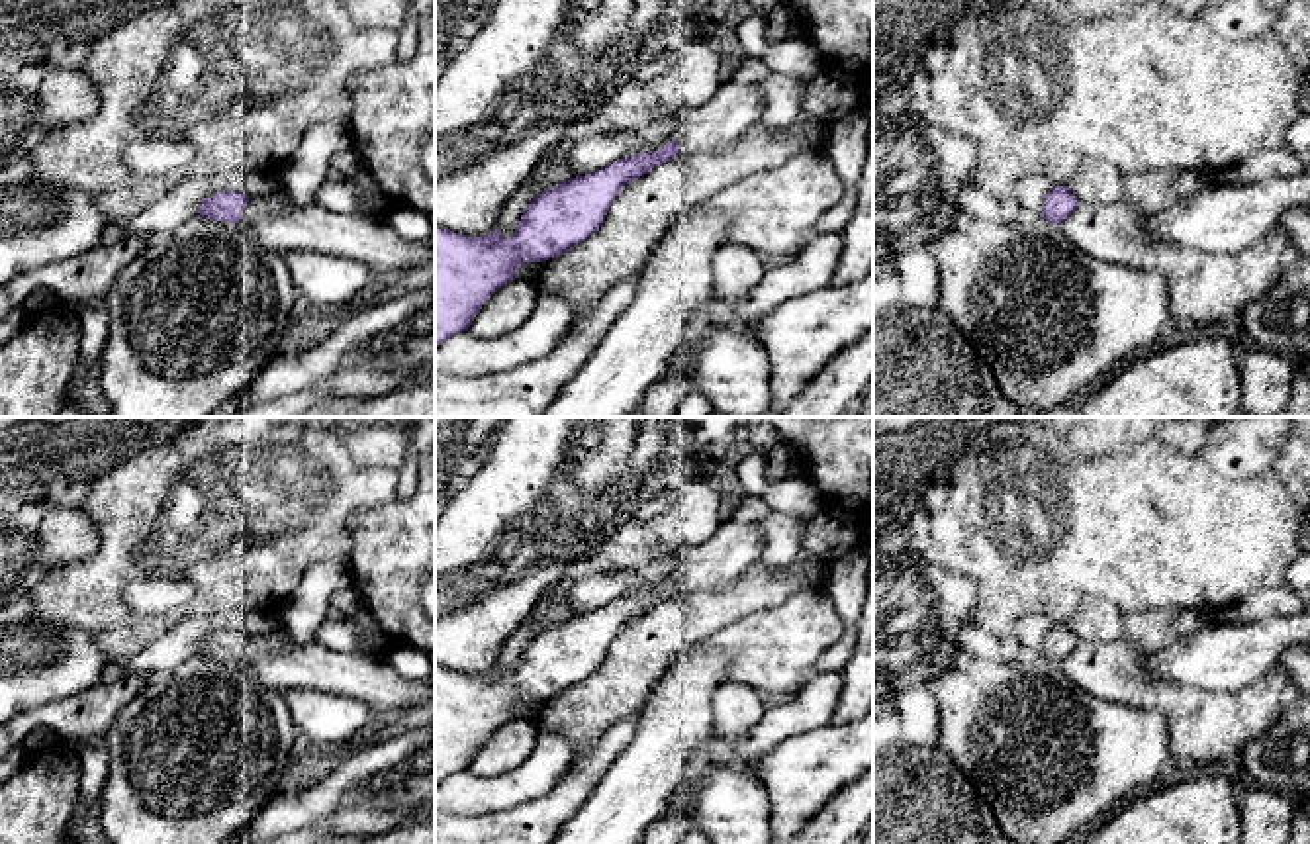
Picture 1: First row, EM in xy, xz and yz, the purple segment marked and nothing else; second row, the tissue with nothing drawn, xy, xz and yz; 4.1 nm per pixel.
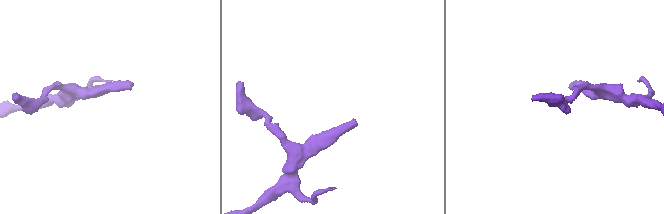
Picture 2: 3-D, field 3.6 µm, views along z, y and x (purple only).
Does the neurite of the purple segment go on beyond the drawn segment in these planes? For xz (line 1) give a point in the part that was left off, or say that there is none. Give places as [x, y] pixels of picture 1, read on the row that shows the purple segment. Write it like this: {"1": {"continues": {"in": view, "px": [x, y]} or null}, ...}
{"1": {"continues": {"in": "xz", "px": [737, 106]}}}

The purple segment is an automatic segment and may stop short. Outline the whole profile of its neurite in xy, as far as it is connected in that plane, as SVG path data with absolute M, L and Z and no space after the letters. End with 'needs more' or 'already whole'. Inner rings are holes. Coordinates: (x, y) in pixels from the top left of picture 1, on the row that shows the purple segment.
M215 192L202 200L198 219L213 219L225 223L253 223L276 217L290 204L282 196L249 198L243 192Z; needs more

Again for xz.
M746 55L732 78L678 125L666 147L546 188L525 208L509 239L497 225L484 237L435 227L435 347L468 331L482 305L517 280L525 262L546 262L593 235L627 184L681 153L719 149L758 125L772 74L764 61Z; needs more

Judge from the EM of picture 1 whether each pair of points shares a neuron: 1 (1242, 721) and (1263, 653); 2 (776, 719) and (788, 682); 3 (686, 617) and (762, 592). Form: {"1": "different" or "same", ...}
{"1": "different", "2": "different", "3": "same"}

